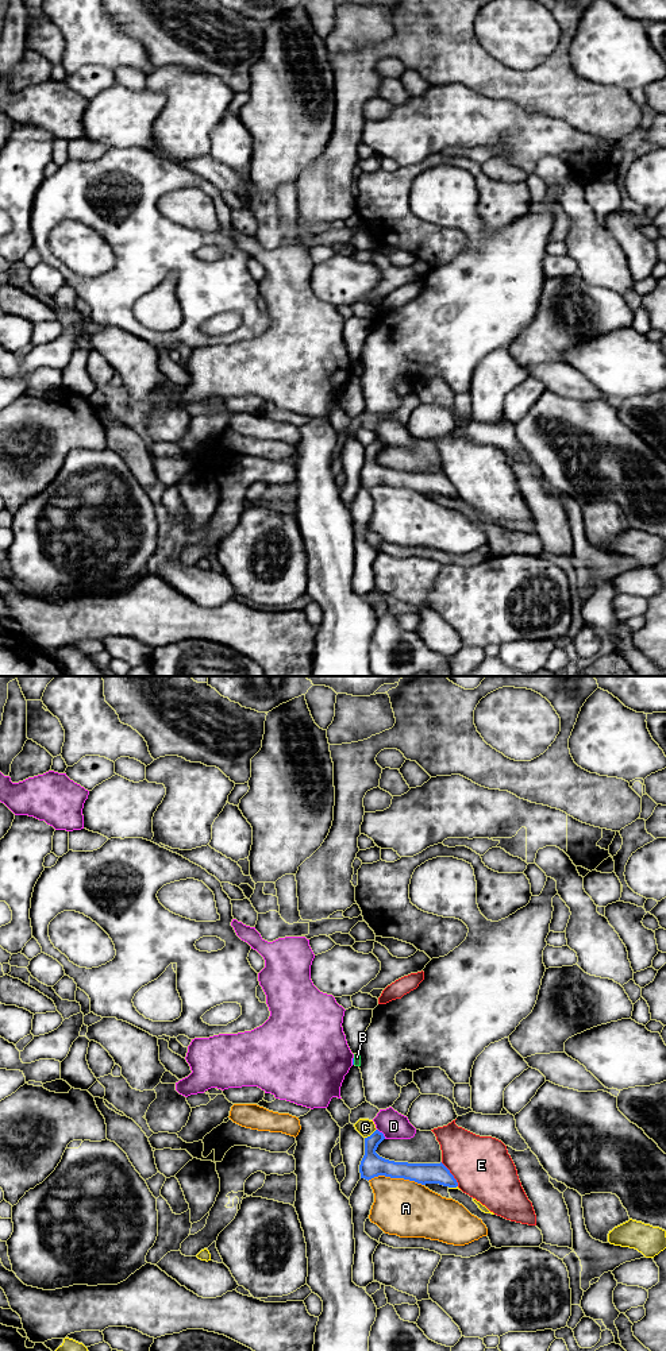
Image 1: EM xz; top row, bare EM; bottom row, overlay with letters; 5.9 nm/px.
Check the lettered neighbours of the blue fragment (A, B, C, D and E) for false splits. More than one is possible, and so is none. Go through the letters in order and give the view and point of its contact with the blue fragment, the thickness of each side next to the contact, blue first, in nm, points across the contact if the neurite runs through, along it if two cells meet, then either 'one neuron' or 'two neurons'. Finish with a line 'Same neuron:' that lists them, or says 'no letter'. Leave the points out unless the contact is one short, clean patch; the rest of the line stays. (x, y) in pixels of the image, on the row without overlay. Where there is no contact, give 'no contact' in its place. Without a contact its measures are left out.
A: meets blue in xz at (396, 486); 140 nm thick on the blue side, 340 nm on the other; two neurons
B: meets blue in xz at (353, 370); 20 nm thick on the blue side, 50 nm on the other; border along xz (353, 367), (354, 373); two neurons
C: meets blue in xz at (372, 443); 140 nm thick on the blue side, 100 nm on the other; two neurons
D: meets blue in xz at (382, 443); 140 nm thick on the blue side, 160 nm on the other; two neurons
E: meets blue in xz at (451, 483); 130 nm thick on the blue side, 360 nm on the other; two neurons
Same neuron: no letter

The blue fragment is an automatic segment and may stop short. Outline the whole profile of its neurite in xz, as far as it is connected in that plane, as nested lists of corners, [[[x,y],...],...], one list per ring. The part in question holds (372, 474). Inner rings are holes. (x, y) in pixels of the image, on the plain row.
[[[376,439],[365,447],[365,464],[359,474],[361,487],[372,489],[378,485],[390,487],[404,487],[417,493],[439,493],[449,497],[457,497],[458,491],[450,479],[440,472],[408,472],[394,471],[380,466],[376,459],[385,448],[384,443]]]

